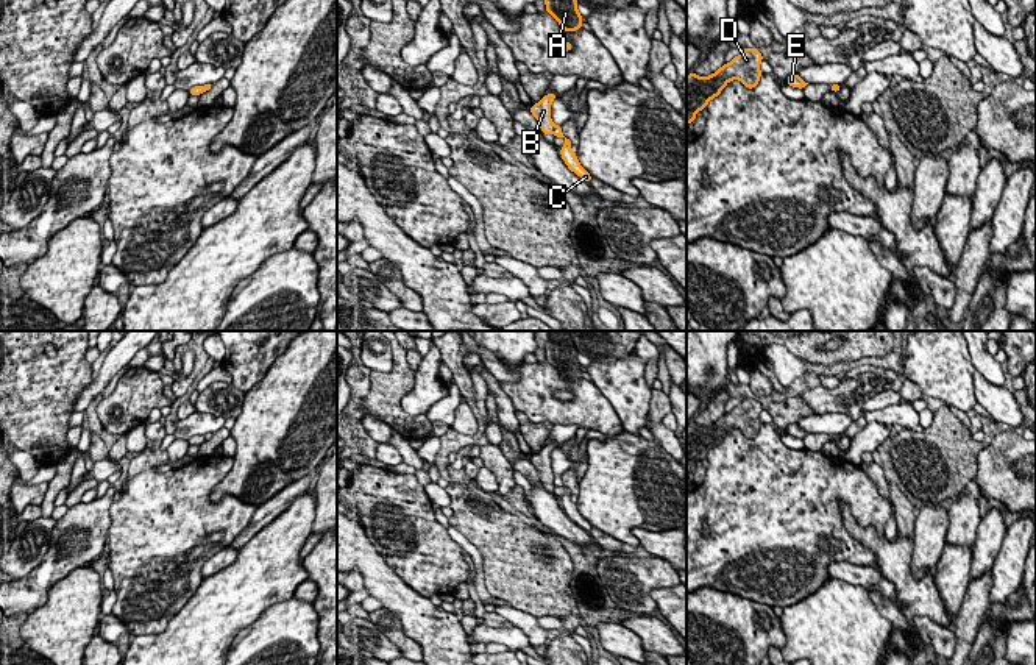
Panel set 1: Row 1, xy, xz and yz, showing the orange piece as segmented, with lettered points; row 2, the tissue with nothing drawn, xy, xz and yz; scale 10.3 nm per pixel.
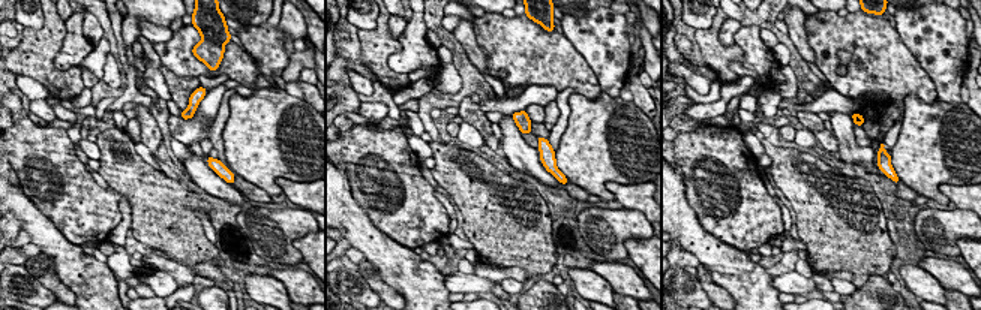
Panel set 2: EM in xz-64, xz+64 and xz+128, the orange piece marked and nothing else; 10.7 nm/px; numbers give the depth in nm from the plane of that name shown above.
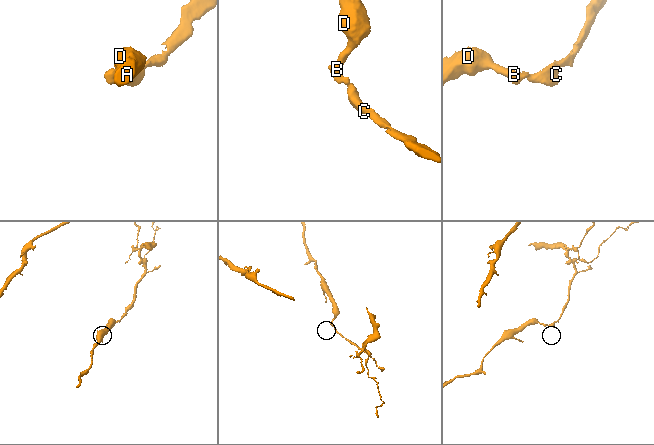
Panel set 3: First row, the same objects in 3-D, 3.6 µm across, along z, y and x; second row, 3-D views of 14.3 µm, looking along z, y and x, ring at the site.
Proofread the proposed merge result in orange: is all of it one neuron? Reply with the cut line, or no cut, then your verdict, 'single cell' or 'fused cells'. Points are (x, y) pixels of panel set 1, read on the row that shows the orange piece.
cut xz (553, 125), (554, 131); fused cells

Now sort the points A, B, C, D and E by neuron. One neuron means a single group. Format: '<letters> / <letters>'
A B D E / C

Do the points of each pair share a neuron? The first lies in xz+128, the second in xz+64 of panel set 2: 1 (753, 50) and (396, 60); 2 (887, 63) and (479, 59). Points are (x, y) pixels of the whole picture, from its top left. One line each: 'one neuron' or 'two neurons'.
1: one neuron
2: two neurons

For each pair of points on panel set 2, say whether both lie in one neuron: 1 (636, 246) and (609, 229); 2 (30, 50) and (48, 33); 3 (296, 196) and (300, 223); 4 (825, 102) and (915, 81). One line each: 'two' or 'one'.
1: two
2: one
3: two
4: two

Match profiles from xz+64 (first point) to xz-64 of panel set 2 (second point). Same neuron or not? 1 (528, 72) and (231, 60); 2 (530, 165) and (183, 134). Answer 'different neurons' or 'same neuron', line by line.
1: same neuron
2: different neurons

